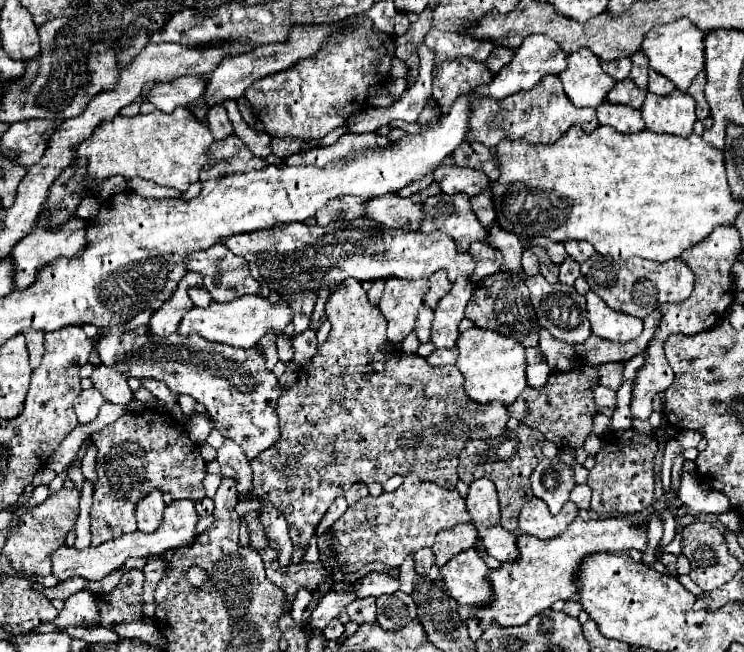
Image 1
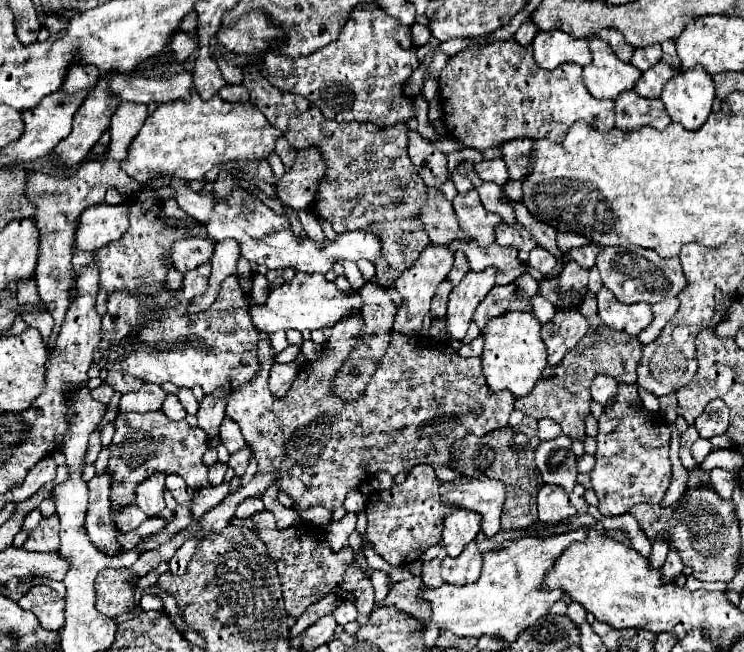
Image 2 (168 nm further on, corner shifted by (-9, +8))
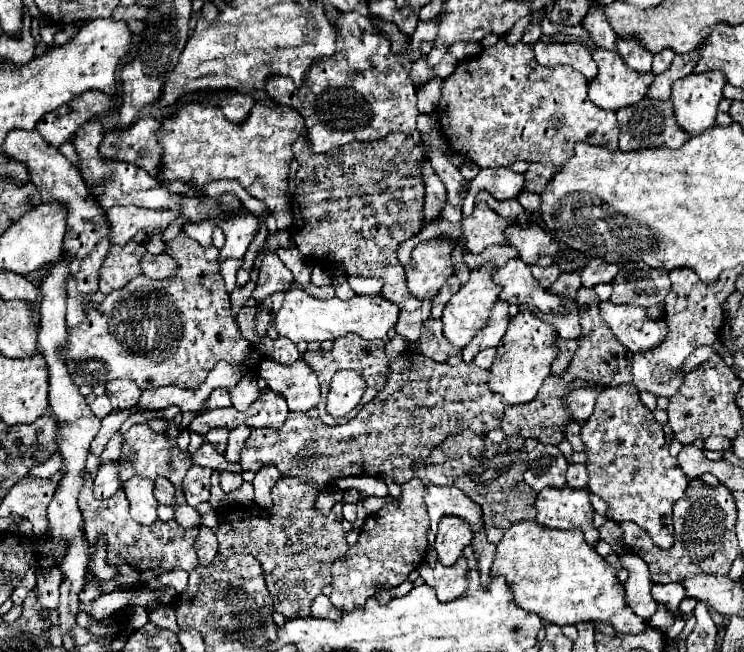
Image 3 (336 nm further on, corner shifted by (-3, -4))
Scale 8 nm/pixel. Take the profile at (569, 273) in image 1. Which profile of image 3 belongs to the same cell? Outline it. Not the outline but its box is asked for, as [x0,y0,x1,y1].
[541,296,581,338]

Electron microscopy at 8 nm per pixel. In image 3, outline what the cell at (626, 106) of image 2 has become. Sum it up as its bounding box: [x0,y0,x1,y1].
[617,98,691,152]

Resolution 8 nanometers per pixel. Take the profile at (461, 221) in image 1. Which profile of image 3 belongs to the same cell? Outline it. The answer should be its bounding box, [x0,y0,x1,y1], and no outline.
[461,202,513,254]

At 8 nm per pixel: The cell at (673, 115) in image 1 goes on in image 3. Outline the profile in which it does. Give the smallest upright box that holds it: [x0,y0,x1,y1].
[671,70,727,136]

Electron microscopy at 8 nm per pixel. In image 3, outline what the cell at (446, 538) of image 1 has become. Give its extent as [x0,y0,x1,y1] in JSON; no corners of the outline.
[435,516,473,566]

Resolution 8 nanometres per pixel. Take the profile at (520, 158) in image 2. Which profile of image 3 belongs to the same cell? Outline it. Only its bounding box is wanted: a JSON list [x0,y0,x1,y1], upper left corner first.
[525,164,559,194]

